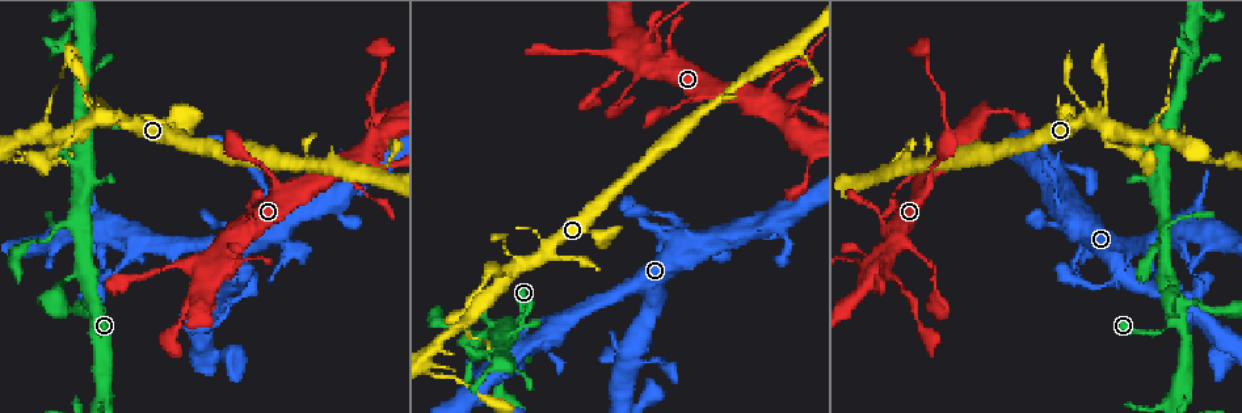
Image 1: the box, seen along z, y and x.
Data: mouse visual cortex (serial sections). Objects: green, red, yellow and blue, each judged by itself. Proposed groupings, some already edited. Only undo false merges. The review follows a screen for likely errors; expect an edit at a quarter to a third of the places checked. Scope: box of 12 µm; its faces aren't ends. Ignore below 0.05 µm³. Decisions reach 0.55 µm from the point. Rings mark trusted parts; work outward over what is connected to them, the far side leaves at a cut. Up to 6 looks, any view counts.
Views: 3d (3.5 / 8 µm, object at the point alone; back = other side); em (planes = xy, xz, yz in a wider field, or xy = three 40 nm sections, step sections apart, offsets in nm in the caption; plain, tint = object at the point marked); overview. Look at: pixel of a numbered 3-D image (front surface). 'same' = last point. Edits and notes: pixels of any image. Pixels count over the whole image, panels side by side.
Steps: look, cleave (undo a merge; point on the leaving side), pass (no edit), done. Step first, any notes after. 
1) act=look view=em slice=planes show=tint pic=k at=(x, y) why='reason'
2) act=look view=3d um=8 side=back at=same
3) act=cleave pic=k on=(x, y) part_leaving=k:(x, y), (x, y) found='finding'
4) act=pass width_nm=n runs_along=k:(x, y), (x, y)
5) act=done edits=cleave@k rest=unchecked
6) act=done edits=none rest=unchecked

act=look view=3d um=3.5 side=back pic=1 at=(99, 317) why='side arm on a straight run'

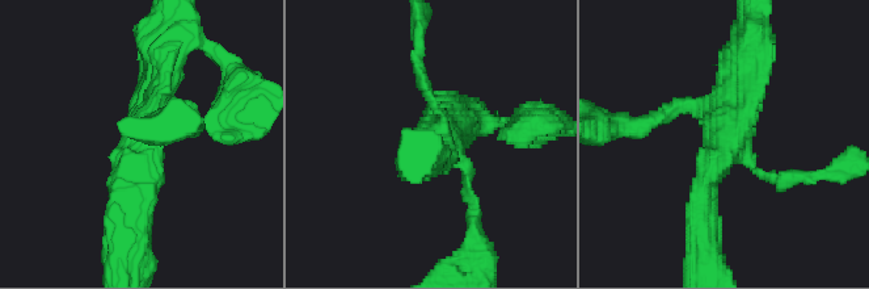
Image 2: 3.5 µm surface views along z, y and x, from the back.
act=look view=em slice=planes show=tint pic=2 at=(138, 142)

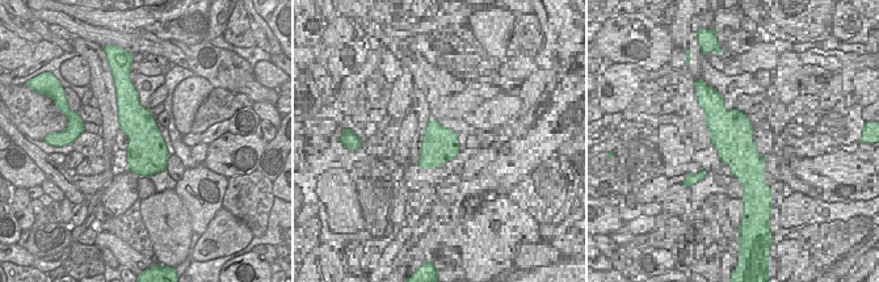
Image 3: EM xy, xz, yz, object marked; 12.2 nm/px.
act=pass runs_along=2:(794, 177), (756, 174), (730, 142), (747, 61) found='all the same cell'

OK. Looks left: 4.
act=look view=3d um=8 pic=1 at=(874, 273) why='small branch off a trunk'

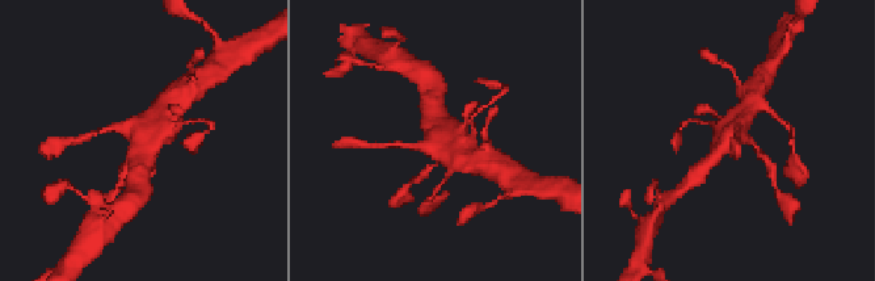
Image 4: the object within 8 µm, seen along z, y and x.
act=look view=3d um=3.5 side=back pic=4 at=(142, 137)

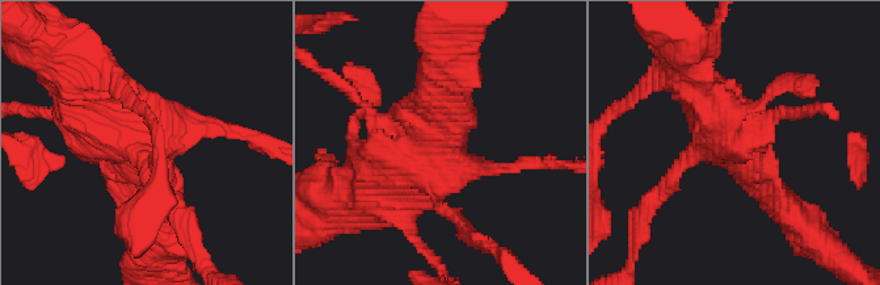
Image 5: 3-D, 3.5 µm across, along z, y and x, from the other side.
act=look view=em slice=xy step=1 show=tint pic=5 at=(439, 146)

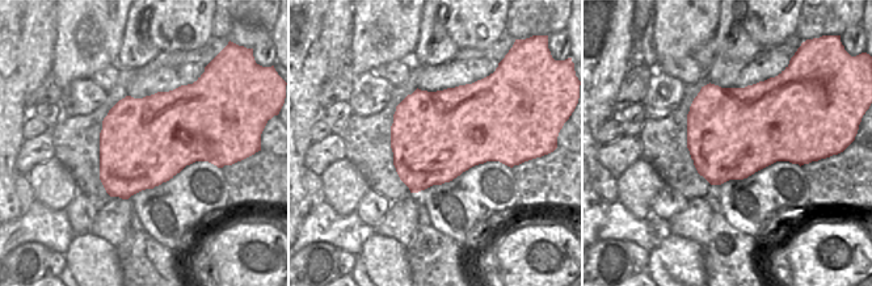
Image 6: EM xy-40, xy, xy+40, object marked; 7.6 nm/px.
act=pass width_nm=700 runs_along=5:(686, 75), (773, 196) found='all the same cell'

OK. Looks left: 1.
act=done edits=none rest=unchecked

